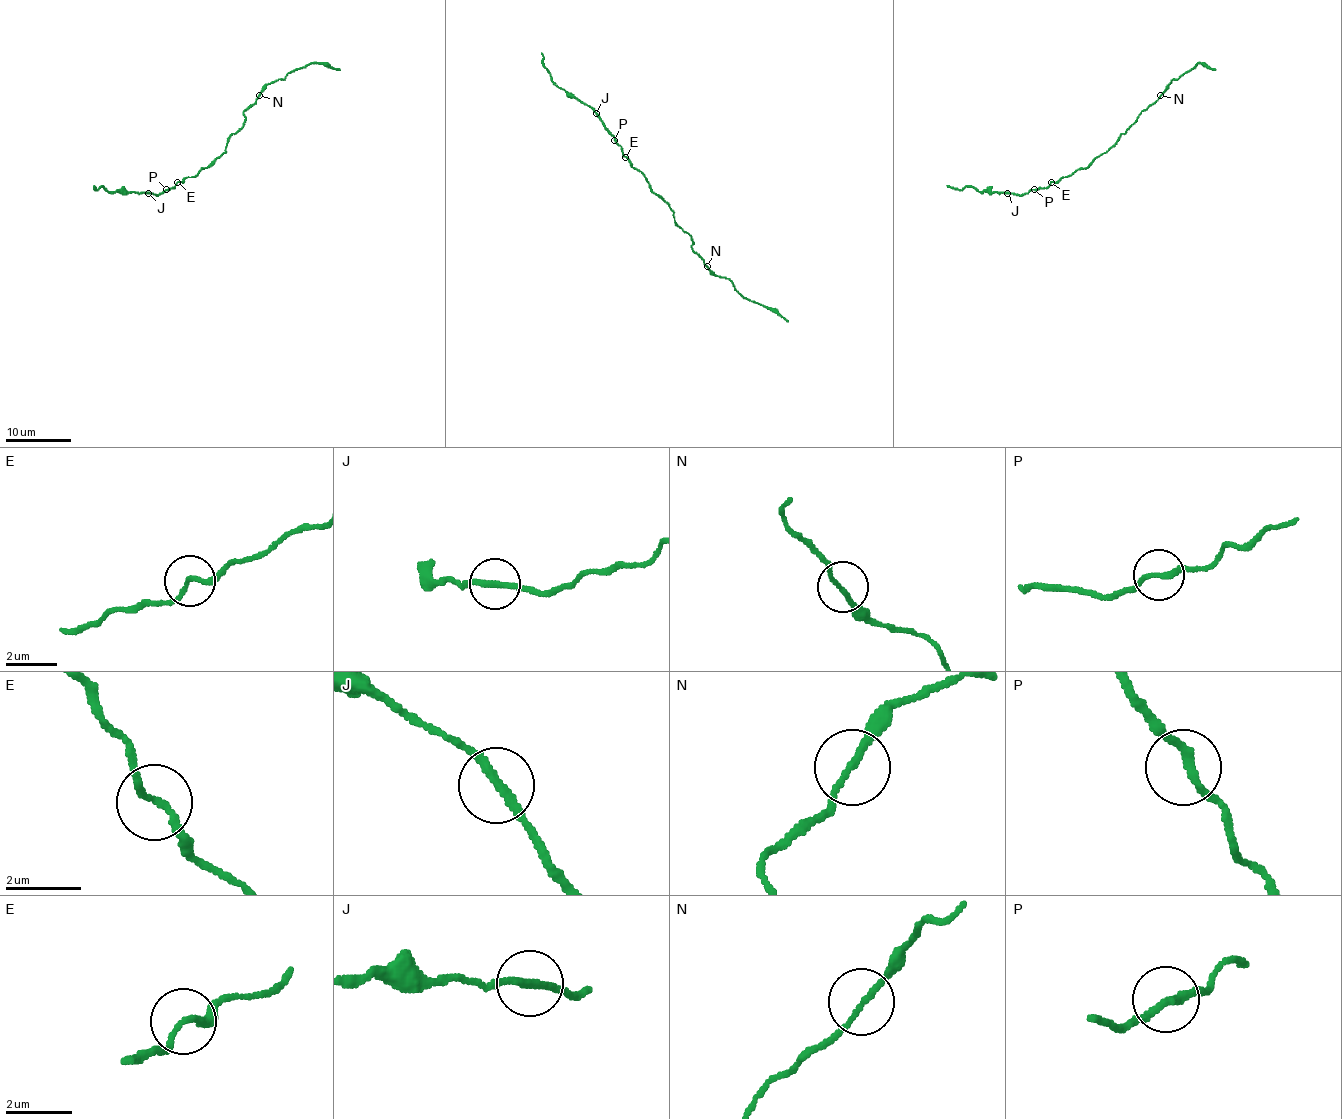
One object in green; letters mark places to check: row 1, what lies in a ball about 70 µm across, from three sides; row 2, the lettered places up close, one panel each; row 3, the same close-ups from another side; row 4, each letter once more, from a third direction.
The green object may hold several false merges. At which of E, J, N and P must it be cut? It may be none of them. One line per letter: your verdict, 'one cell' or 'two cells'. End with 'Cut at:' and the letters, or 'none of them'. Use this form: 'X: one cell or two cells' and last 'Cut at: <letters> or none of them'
E: one cell
J: two cells
N: one cell
P: one cell
Cut at: J

